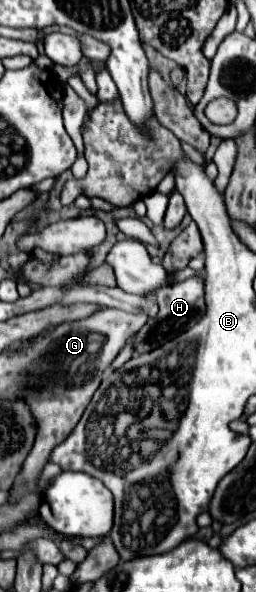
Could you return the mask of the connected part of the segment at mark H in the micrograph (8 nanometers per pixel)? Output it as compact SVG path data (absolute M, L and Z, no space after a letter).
M202 275L180 281L172 287L162 287L156 293L156 303L158 303L158 313L154 317L150 317L146 321L146 325L142 329L138 329L132 337L130 337L130 345L134 347L134 355L142 355L142 353L150 353L156 347L176 339L180 333L184 333L186 329L190 329L192 325L196 325L204 313L204 289L202 289Z

